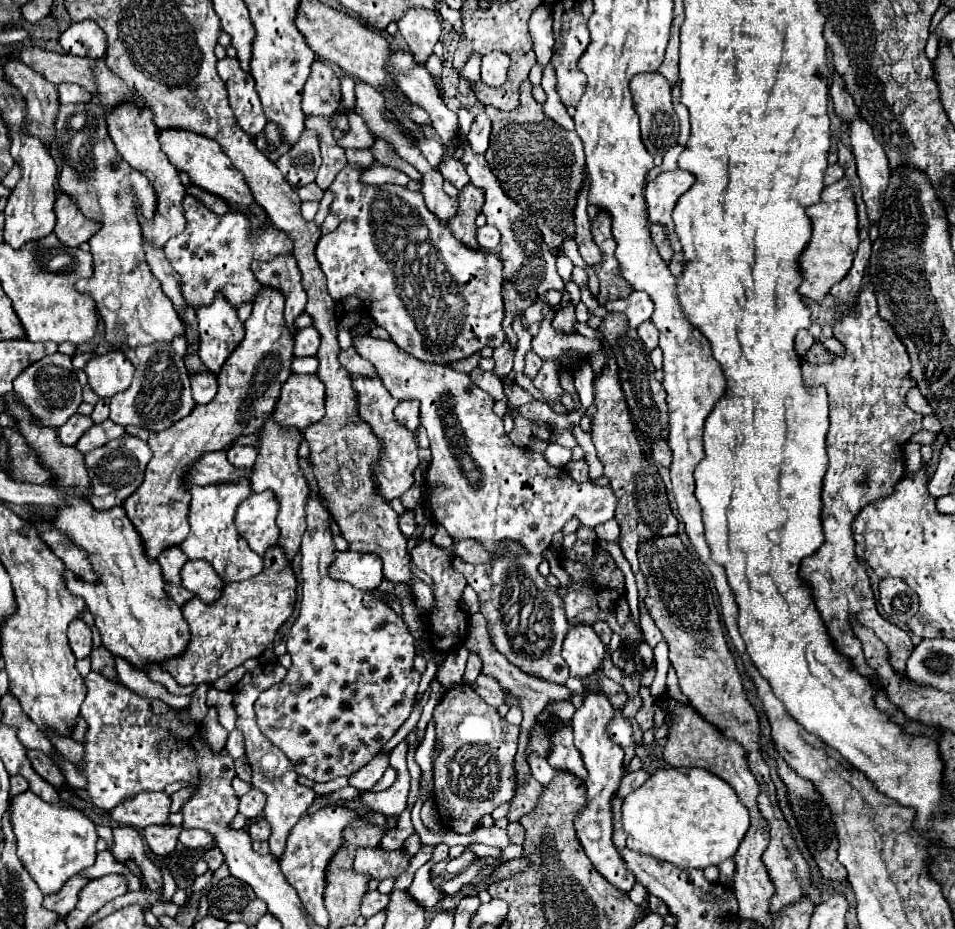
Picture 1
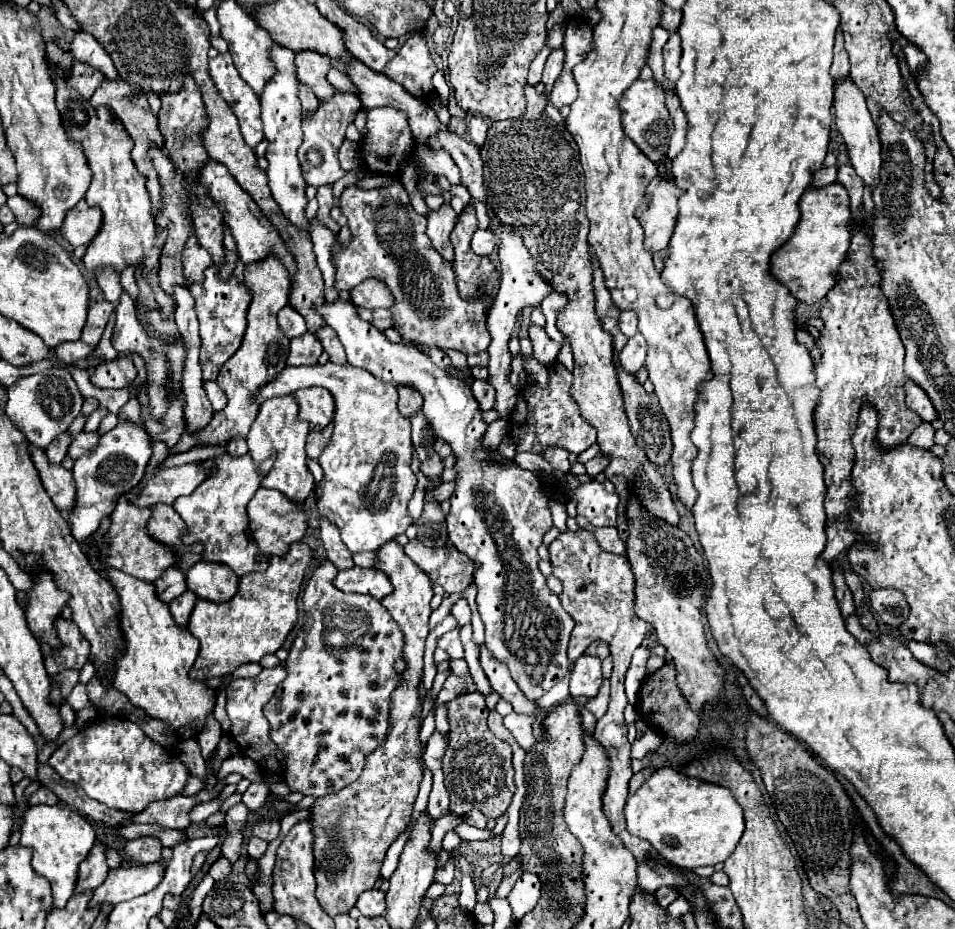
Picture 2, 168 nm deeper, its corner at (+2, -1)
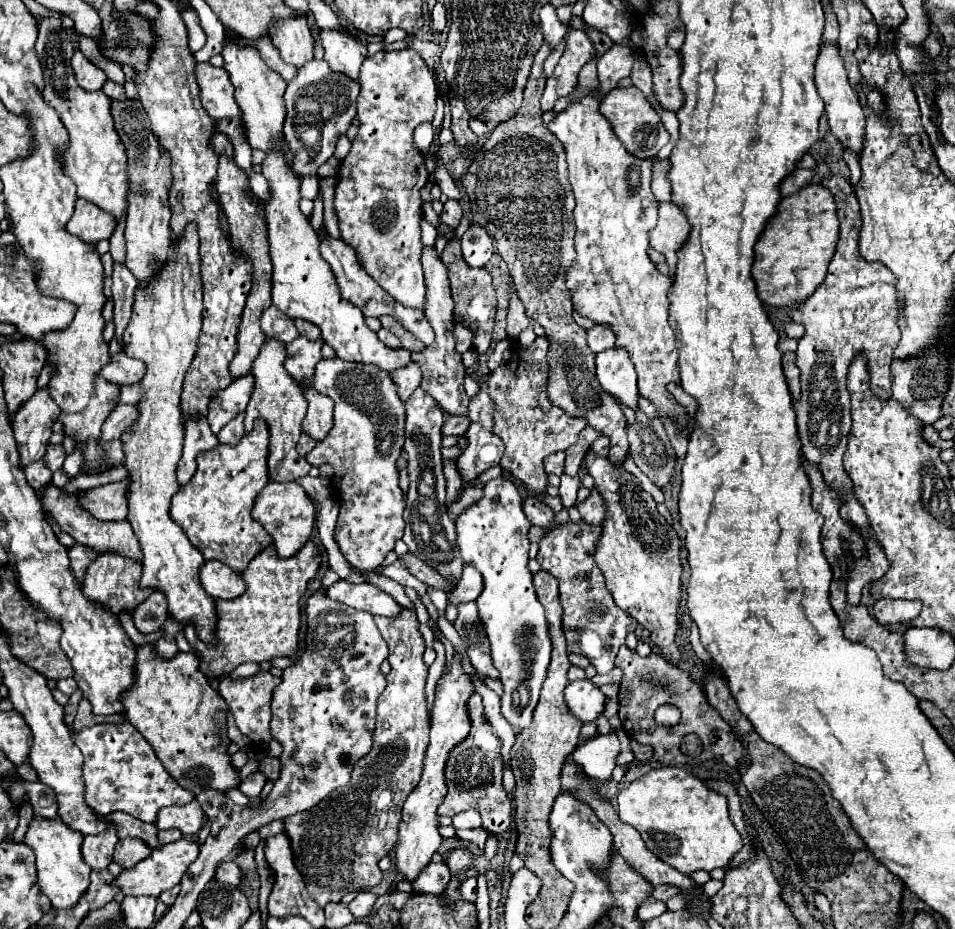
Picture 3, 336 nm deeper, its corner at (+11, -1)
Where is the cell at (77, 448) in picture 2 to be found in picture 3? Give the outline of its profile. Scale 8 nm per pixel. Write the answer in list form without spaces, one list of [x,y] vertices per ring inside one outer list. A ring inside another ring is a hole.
[[[48,446],[46,454],[44,454],[44,462],[46,462],[46,466],[48,466],[52,472],[56,472],[56,470],[62,468],[64,458],[66,458],[66,454],[64,454],[64,448],[62,448],[62,446]]]

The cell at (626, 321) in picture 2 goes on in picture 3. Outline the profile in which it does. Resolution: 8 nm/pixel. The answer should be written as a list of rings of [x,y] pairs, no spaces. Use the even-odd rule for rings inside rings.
[[[594,326],[592,330],[588,330],[588,346],[592,352],[604,352],[608,348],[614,348],[616,342],[616,334],[608,328],[608,326]]]

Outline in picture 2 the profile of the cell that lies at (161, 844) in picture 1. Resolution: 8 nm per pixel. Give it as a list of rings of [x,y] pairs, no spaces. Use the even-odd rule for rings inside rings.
[[[145,836],[145,838],[137,838],[137,840],[129,840],[125,846],[125,854],[129,860],[137,862],[137,864],[153,864],[161,860],[161,840],[153,838],[153,836]]]

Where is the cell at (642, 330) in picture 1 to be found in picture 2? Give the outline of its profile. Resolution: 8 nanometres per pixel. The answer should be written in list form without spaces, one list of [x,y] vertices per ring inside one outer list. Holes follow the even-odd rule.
[[[637,332],[633,338],[629,338],[629,342],[625,344],[625,348],[621,350],[619,358],[621,364],[627,372],[635,374],[643,364],[645,364],[645,354],[647,354],[647,342],[643,338],[641,332]]]

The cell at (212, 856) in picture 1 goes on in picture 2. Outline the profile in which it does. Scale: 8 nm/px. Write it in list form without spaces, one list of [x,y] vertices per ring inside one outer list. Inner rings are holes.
[[[225,856],[217,858],[217,860],[209,866],[209,874],[211,874],[215,880],[223,880],[229,872],[231,872],[231,864],[229,864],[229,860],[227,860]]]

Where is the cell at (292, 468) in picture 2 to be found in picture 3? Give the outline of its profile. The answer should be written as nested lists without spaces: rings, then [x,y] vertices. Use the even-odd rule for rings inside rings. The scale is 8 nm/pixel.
[[[268,338],[268,346],[260,350],[256,362],[252,364],[252,376],[254,376],[254,390],[246,408],[246,432],[252,430],[254,420],[262,418],[268,422],[270,428],[270,456],[268,456],[268,470],[270,470],[270,480],[272,482],[294,482],[310,472],[310,464],[306,458],[302,458],[296,452],[296,442],[302,434],[302,420],[306,416],[306,398],[304,398],[304,388],[298,386],[292,376],[284,370],[284,358],[286,358],[286,344]]]

